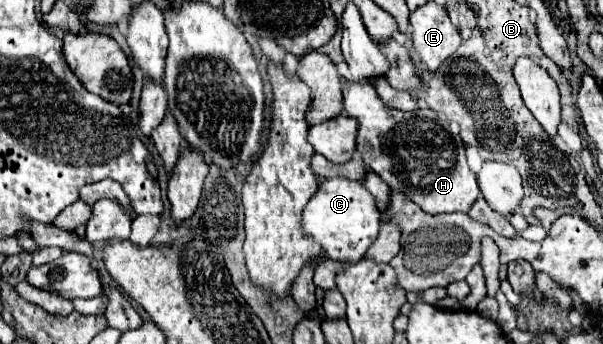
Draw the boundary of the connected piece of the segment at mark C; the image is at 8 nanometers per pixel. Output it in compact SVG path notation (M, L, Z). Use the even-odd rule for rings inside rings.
M333 177L325 179L319 185L319 191L305 205L301 225L305 235L325 251L327 259L339 261L341 265L353 265L365 257L377 237L379 209L375 207L371 193L359 181Z

